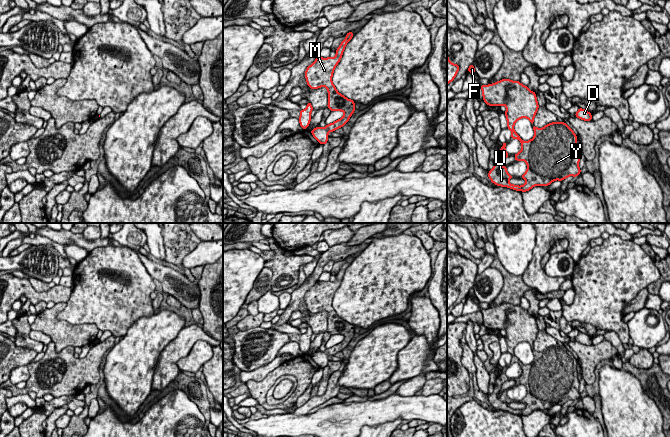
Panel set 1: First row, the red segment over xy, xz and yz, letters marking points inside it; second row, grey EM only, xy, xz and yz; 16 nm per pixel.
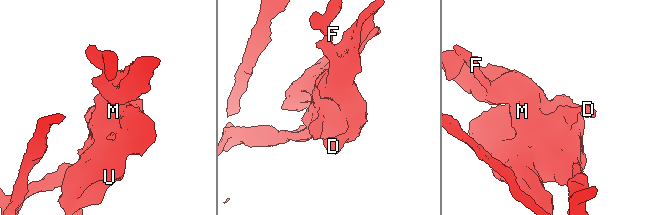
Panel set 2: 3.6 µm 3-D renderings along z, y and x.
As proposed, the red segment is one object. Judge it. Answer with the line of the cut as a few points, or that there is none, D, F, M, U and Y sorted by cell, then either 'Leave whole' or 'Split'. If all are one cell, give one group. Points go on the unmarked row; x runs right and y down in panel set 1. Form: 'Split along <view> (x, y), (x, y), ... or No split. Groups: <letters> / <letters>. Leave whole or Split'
No split. Groups: D F M U Y. Leave whole

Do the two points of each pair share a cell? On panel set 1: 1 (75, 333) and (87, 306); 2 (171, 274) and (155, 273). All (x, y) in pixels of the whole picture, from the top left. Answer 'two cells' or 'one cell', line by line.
1: two cells
2: one cell

